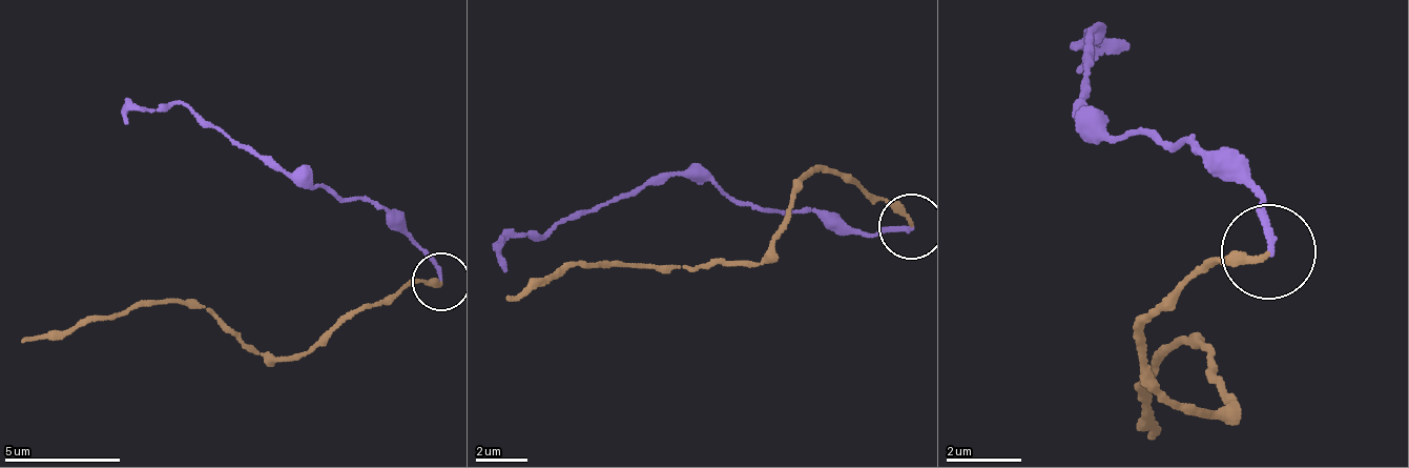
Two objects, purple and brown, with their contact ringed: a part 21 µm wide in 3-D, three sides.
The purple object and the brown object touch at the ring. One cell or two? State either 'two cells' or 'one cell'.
two cells

